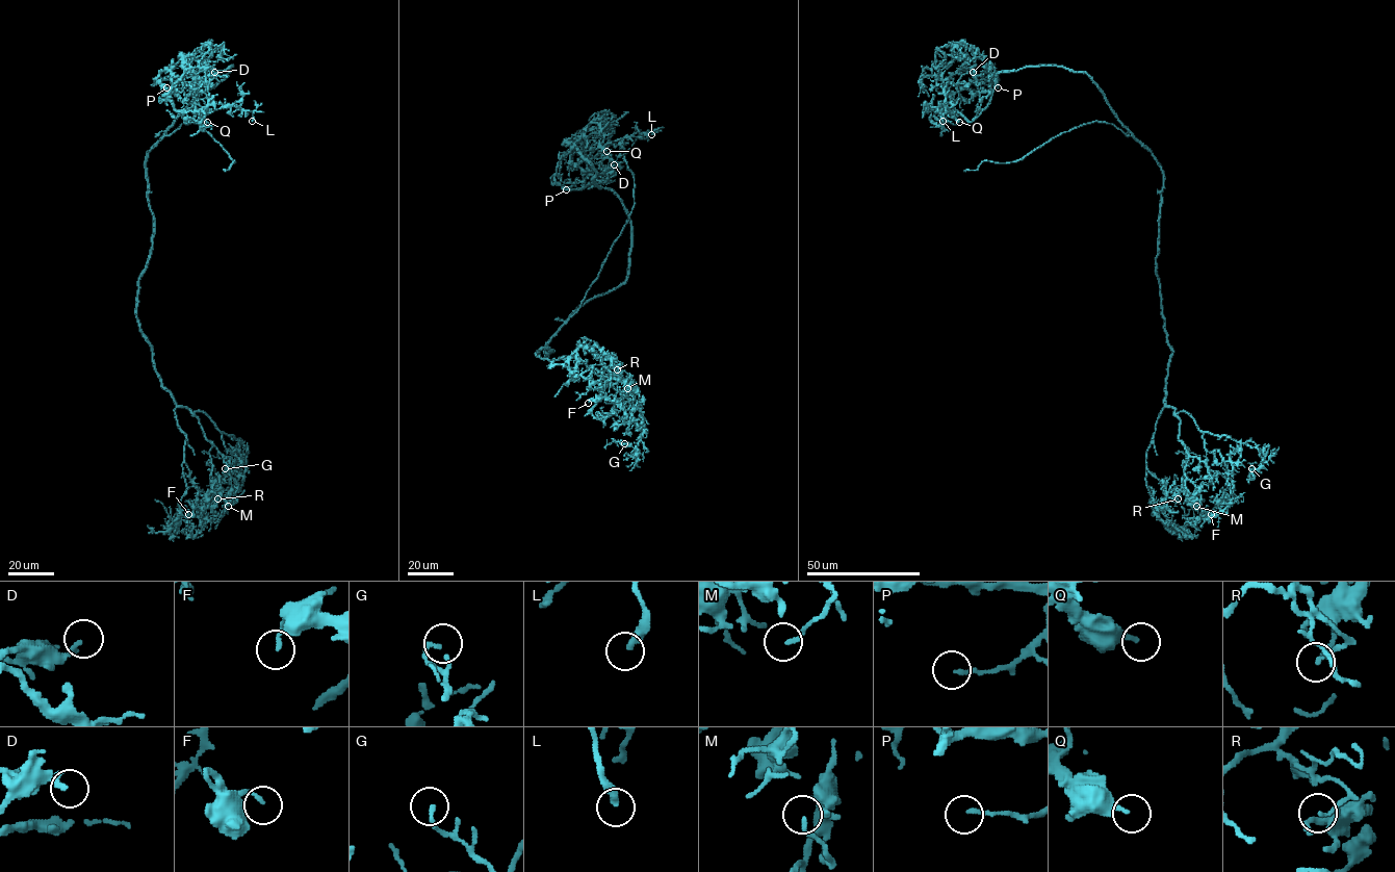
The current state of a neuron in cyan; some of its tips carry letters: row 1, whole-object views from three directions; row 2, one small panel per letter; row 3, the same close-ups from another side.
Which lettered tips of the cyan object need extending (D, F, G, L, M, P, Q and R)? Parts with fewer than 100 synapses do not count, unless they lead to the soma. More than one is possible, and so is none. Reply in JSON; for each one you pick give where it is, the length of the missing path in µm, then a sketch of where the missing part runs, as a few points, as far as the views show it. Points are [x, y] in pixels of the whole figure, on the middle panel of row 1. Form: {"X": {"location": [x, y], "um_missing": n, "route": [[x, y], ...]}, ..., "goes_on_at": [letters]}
{"Q": {"location": [606, 151], "um_missing": 40, "route": [[606, 151], [625, 159], [640, 156], [643, 150], [642, 154], [626, 163]]}, "goes_on_at": ["Q"]}

